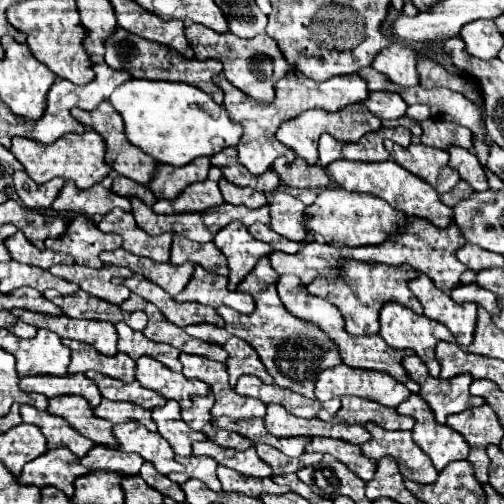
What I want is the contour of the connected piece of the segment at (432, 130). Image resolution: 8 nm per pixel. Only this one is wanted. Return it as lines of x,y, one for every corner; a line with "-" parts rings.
431,118
423,120
421,128
423,128
421,142
425,146
435,146
441,150
447,150
449,146
461,146
467,150
473,148
473,132
469,128
445,120
431,120

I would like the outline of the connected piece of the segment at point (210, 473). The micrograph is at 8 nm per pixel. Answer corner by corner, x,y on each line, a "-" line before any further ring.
191,458
191,460
183,460
183,464
187,464
187,474
191,478
197,478
201,482
205,482
211,490
221,490
221,482
215,474
215,468
217,468
217,462
213,462
213,458

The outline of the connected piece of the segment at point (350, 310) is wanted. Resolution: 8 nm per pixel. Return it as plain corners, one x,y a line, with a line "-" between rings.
349,262
349,272
347,276
341,276
337,280
325,280
317,278
313,280
307,290
315,296
325,298
333,306
339,308
343,320
345,320
345,330
353,336
369,336
379,332
379,310
387,302
397,302
401,306
411,308
415,314
423,314
423,308
419,300
413,296
409,290
407,282
417,278
417,272
411,266
381,266
381,264
365,264
365,262

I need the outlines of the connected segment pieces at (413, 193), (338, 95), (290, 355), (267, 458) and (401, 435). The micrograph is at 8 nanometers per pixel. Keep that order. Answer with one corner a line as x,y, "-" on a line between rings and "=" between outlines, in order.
341,160
341,162
331,162
327,168
327,174
331,176
331,180
347,190
347,192
359,192
359,194
373,194
383,198
385,202
389,202
395,210
401,210
405,216
417,216
423,218
427,222
431,222
437,228
447,228
453,222
453,208
445,206
439,200
439,194
421,178
413,176
411,172
407,172
405,168
397,166
391,160
385,162
349,162
349,160
=
289,70
285,74
285,78
281,78
281,82
277,82
275,86
275,100
273,102
257,102
253,98
249,98
247,94
243,94
241,90
237,90
231,82
227,82
223,78
223,74
217,74
215,84
225,92
225,110
229,114
229,118
237,124
243,126
243,134
237,146
237,158
239,162
251,172
251,174
263,174
265,170
271,168
273,160
279,156
285,156
289,162
293,162
293,158
297,158
287,146
283,146
277,138
275,132
277,128
287,122
297,118
301,112
307,110
315,110
315,108
323,108
327,112
335,112
345,108
347,104
353,102
363,102
369,96
367,84
359,74
347,74
347,76
333,76
325,82
313,82
309,78
305,78
305,74
301,74
299,70
=
269,256
261,258
261,262
257,262
253,272
249,272
245,280
237,286
239,292
247,292
253,296
255,310
251,314
239,314
235,310
229,310
227,306
219,306
217,314
225,320
225,330
229,330
233,336
245,340
249,346
255,348
255,352
259,354
261,362
265,364
267,372
273,376
277,386
303,394
305,398
315,398
313,386
317,374
325,368
341,364
341,358
335,344
327,338
323,330
319,330
315,324
291,316
281,306
281,300
277,296
277,278
279,274
271,268
=
257,444
255,448
257,448
257,454
261,456
261,460
271,466
273,476
297,472
297,470
301,470
301,468
305,468
305,466
317,464
317,462
323,458
323,456
317,454
317,452
313,452
313,454
307,454
307,452
305,452
305,454
301,454
299,458
289,458
289,456
281,454
279,450
273,450
273,448
267,446
267,444
=
369,422
365,426
371,434
371,440
361,444
361,452
371,458
371,460
381,460
383,456
391,456
397,460
399,464
399,470
401,470
401,476
403,478
409,478
417,484
433,484
439,476
439,472
433,468
429,456
425,456
425,452
411,440
411,432
389,432
389,430
383,430
381,426
375,426
373,422

